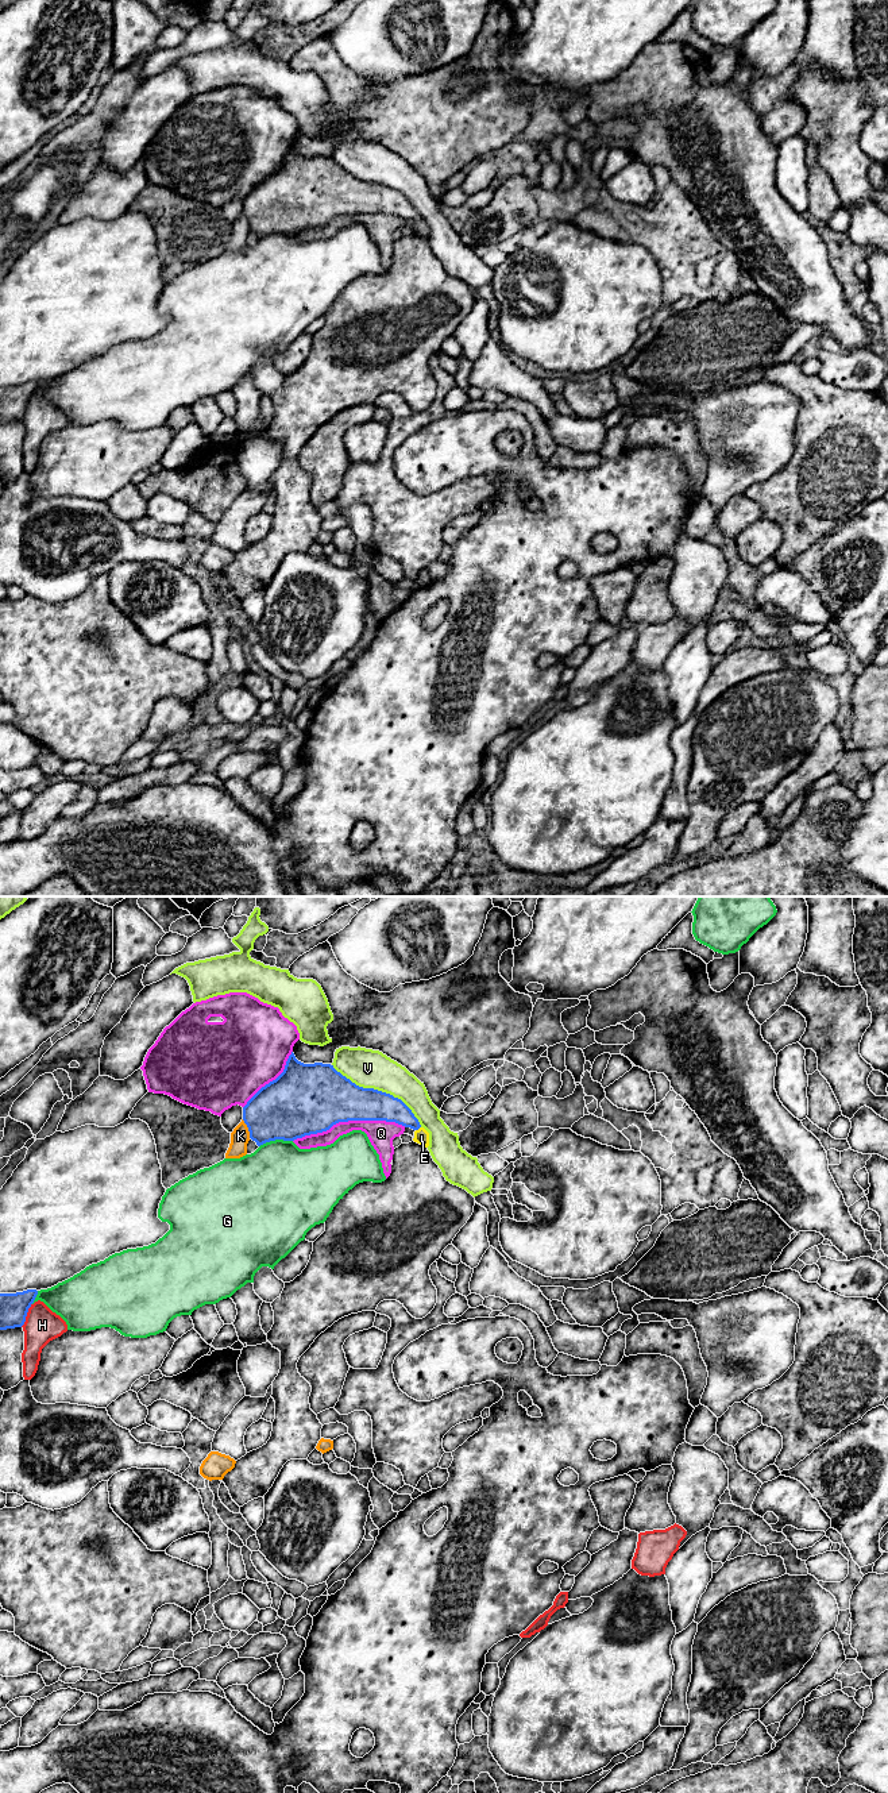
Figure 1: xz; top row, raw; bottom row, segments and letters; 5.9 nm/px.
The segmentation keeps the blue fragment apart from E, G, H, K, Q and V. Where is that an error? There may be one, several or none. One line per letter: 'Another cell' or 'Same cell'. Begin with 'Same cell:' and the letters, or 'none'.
Same cell: E
E: Same cell
G: Another cell
H: Another cell
K: Another cell
Q: Another cell
V: Another cell

